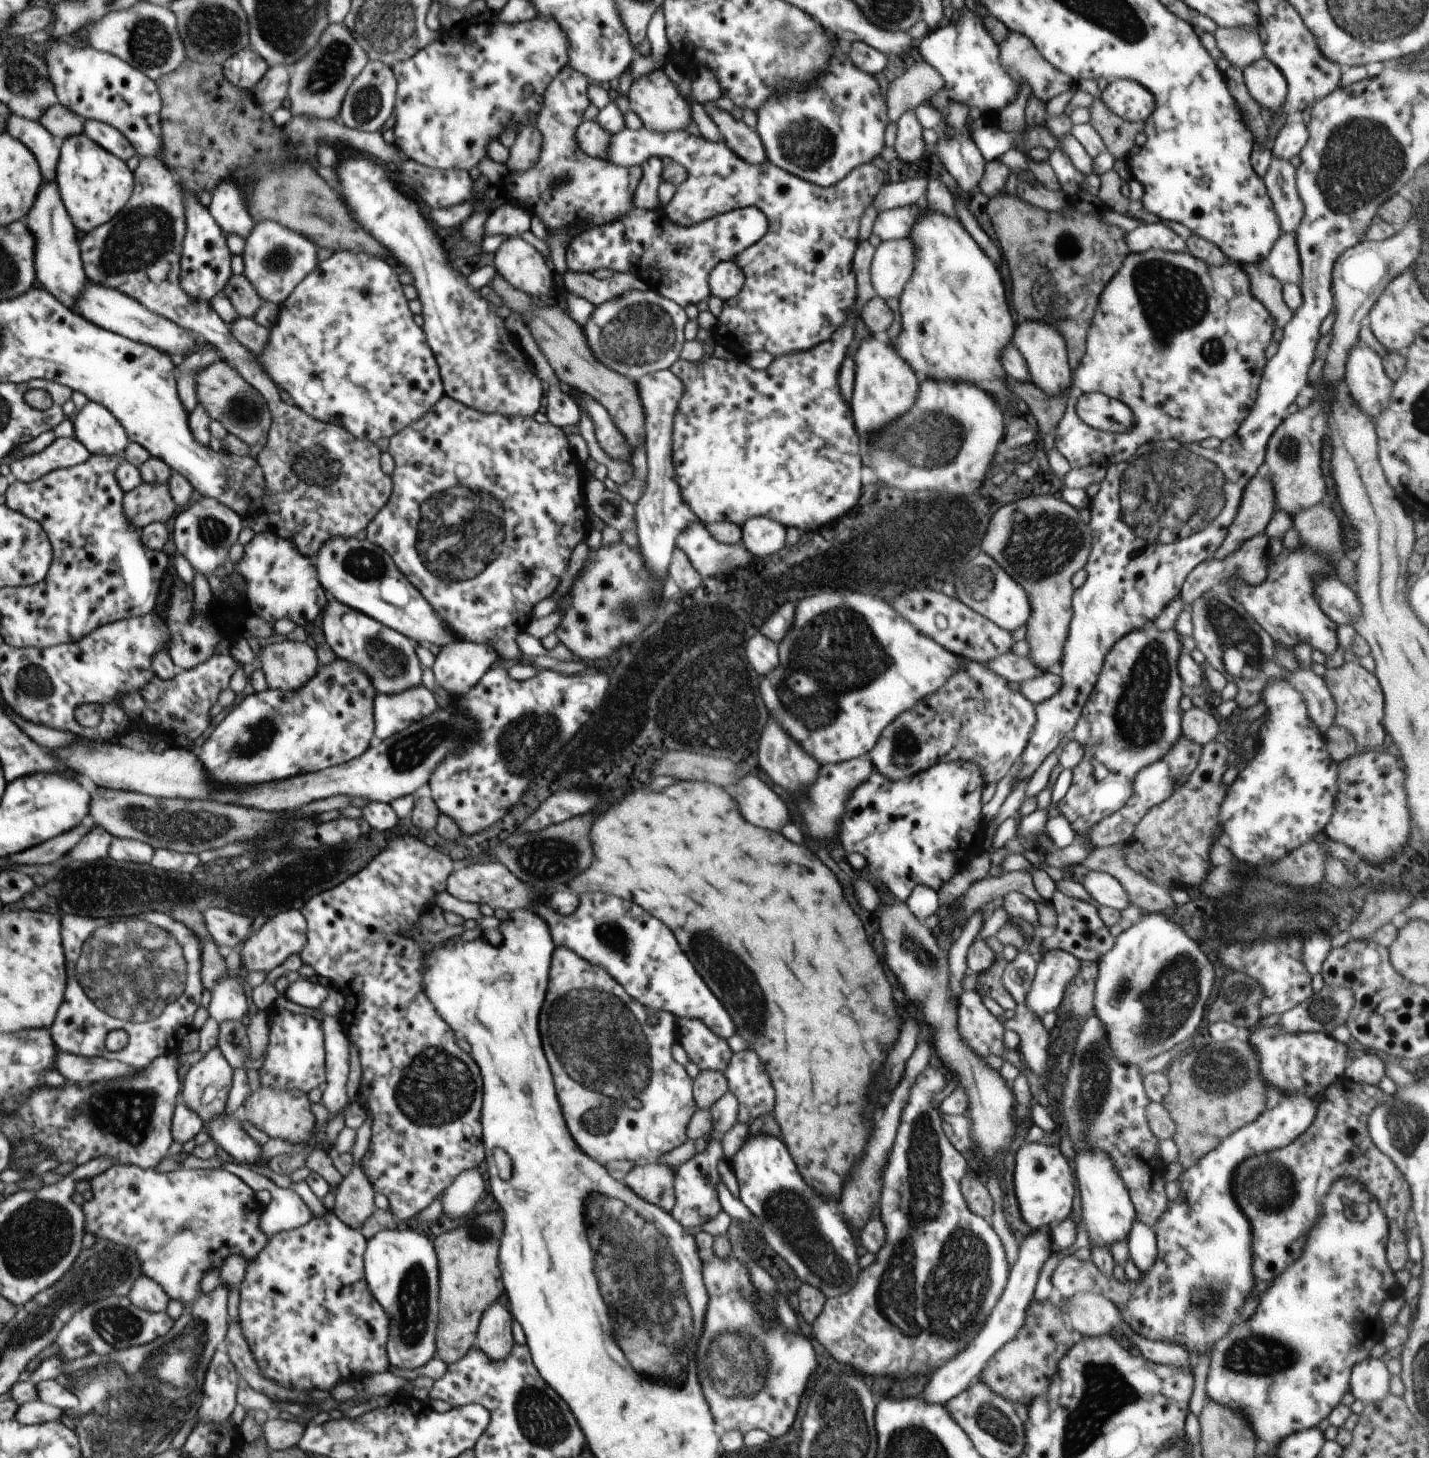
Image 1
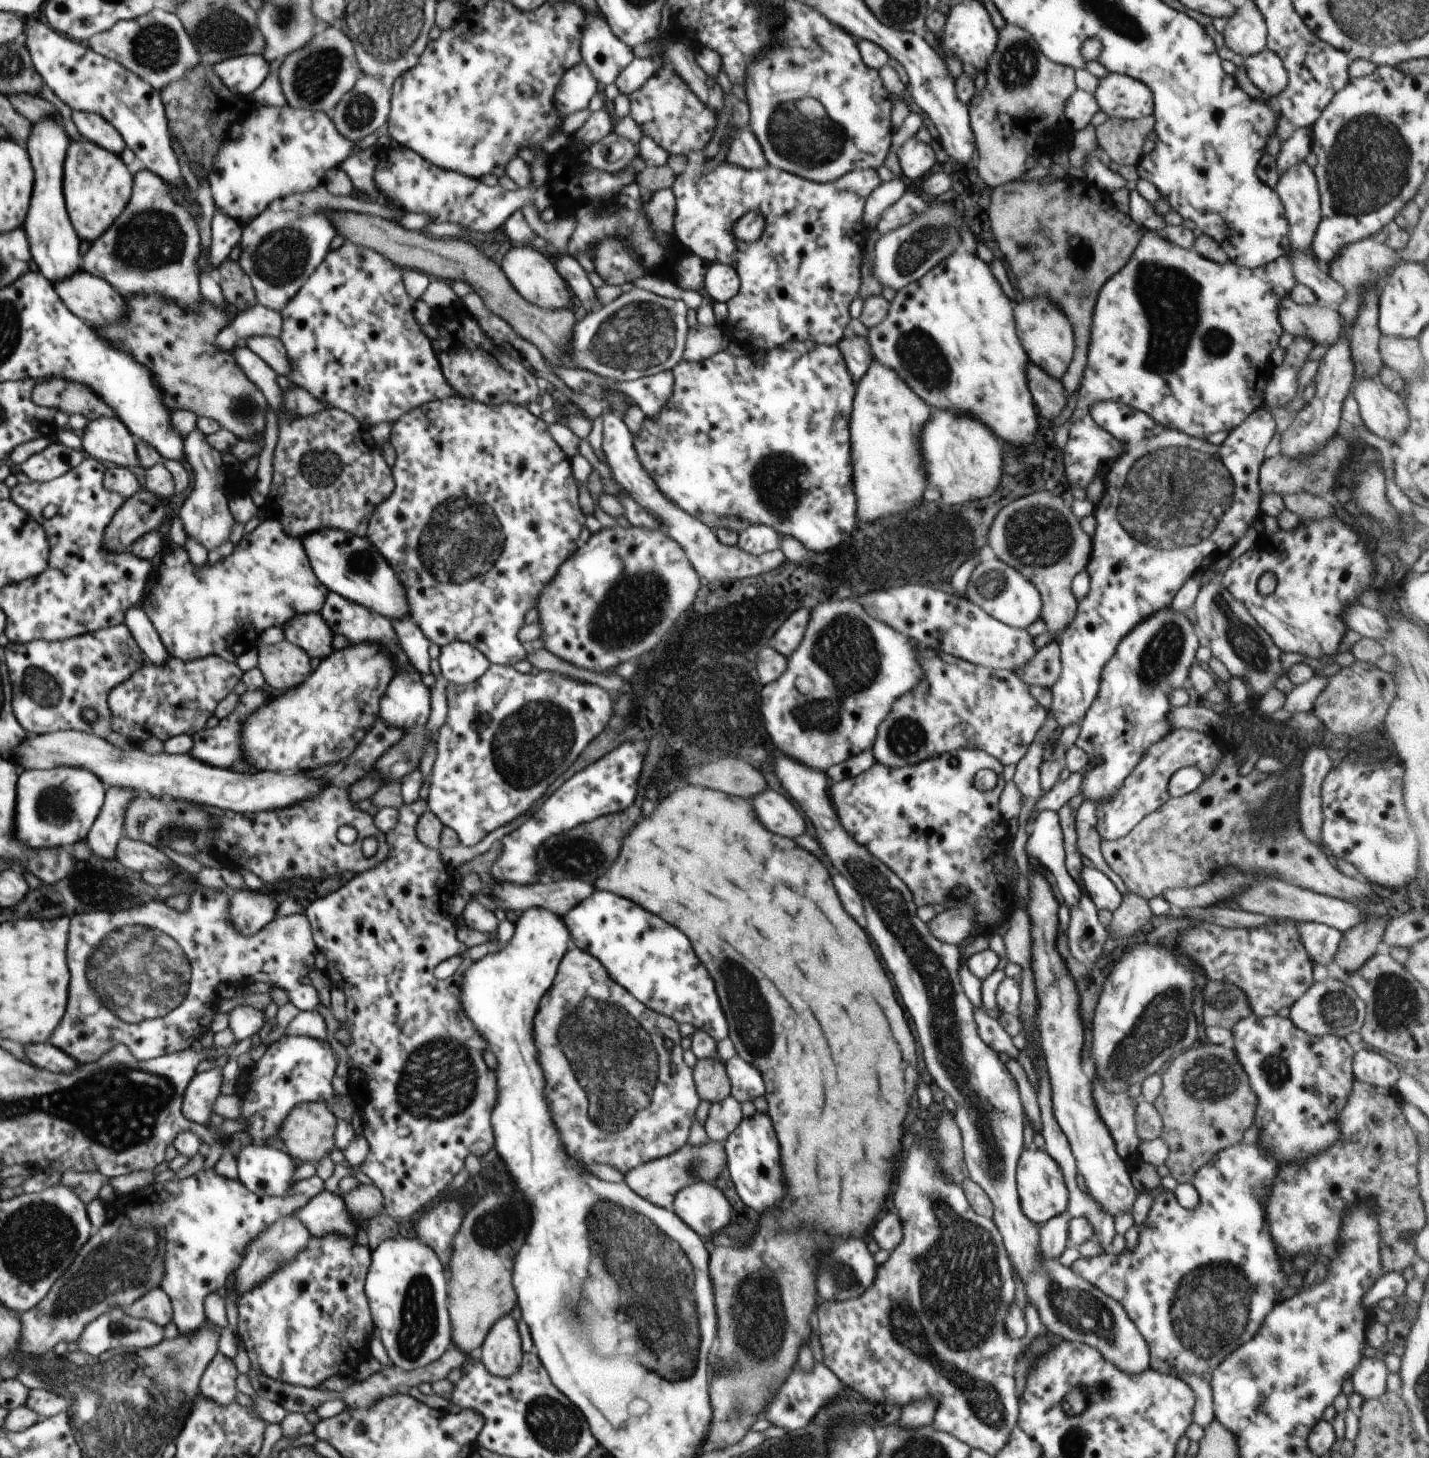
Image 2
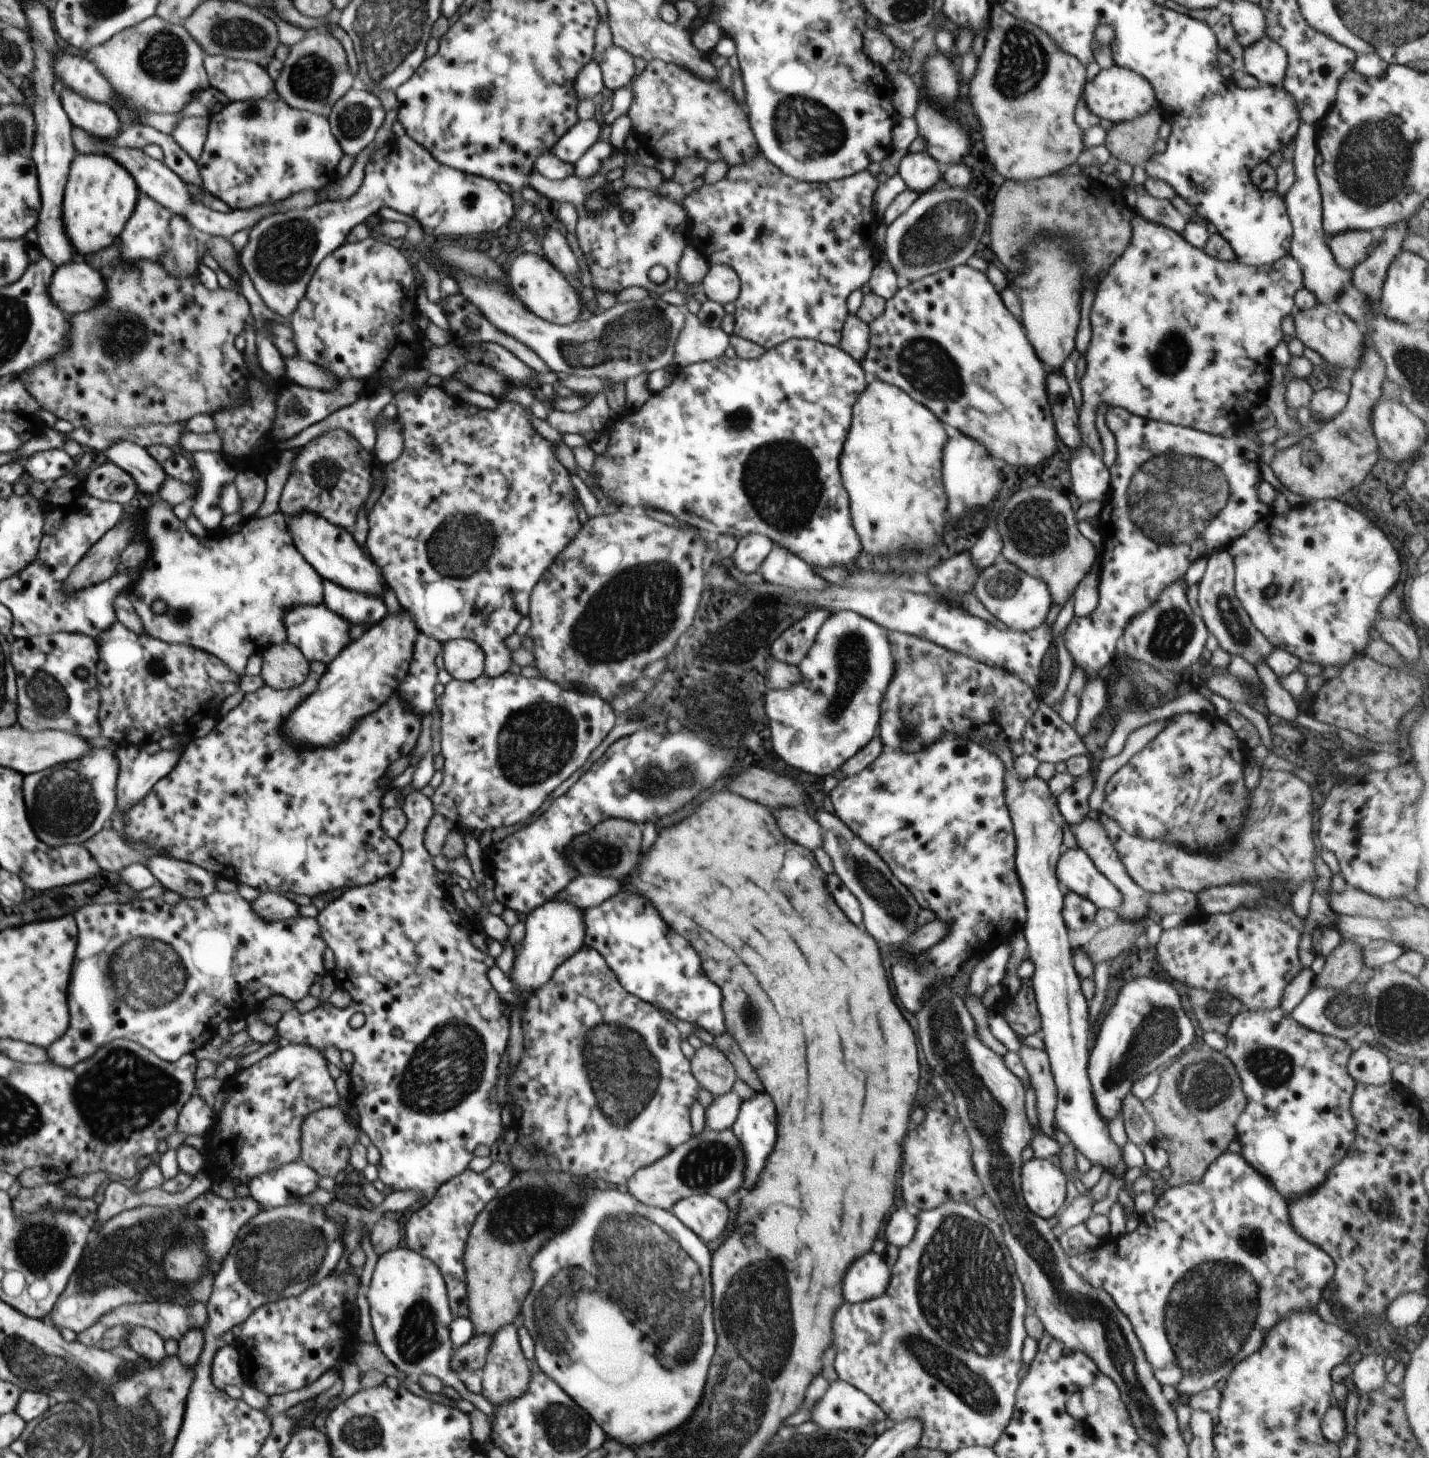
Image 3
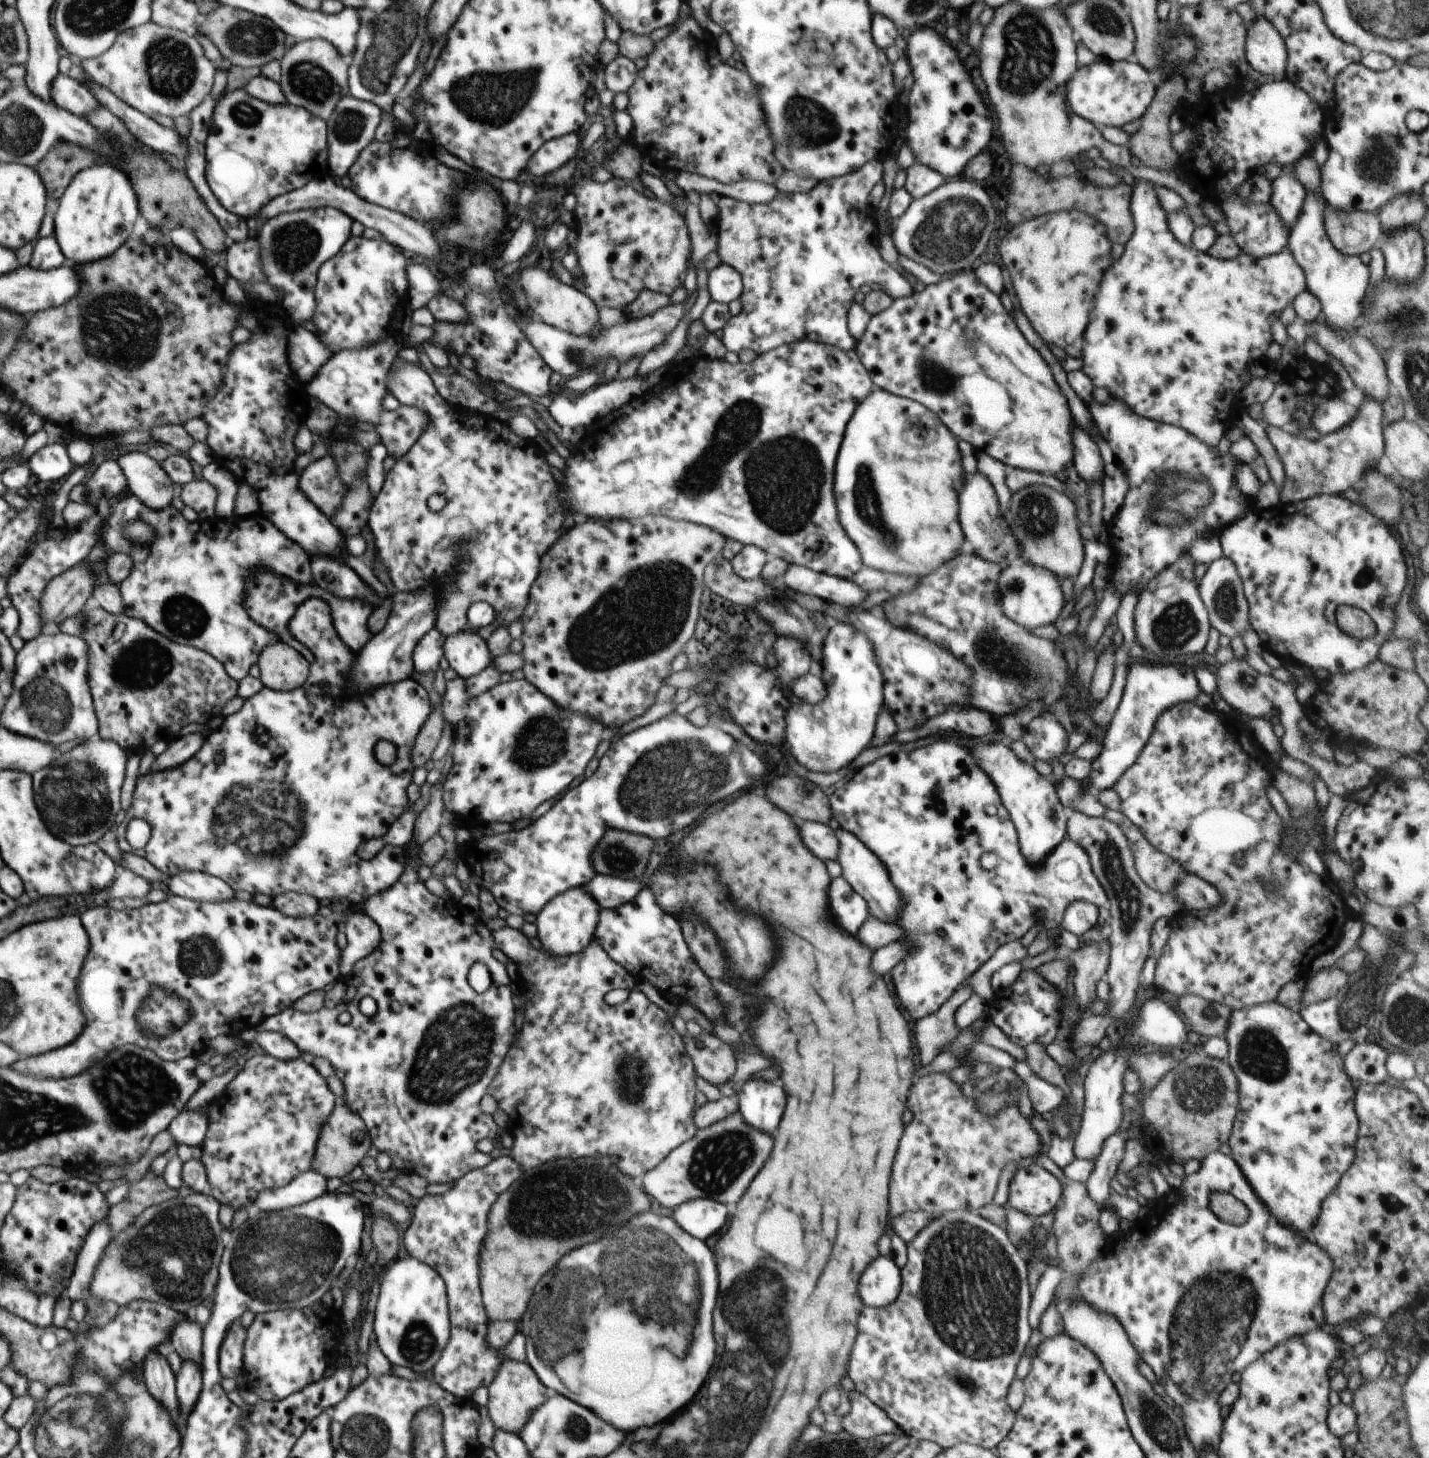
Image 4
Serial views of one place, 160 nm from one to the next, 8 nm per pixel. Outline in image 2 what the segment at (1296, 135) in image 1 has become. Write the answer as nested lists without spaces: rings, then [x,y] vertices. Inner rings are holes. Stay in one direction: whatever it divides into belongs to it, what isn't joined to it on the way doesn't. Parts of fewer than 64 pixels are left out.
[[[1297,128],[1293,136],[1284,144],[1281,144],[1281,149],[1277,156],[1277,169],[1280,175],[1286,173],[1290,167],[1304,161],[1304,158],[1311,152],[1312,143],[1313,136],[1310,129]]]

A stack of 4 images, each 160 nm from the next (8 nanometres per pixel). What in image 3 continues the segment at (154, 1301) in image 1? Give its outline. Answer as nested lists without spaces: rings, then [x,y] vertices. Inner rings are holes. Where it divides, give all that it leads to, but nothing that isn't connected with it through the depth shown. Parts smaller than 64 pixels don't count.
[[[156,1301],[151,1303],[134,1303],[122,1305],[118,1309],[106,1313],[92,1326],[86,1328],[76,1335],[76,1340],[88,1347],[98,1346],[105,1330],[116,1325],[128,1327],[146,1327],[157,1331],[166,1341],[175,1340],[178,1342],[190,1329],[203,1329],[208,1320],[207,1306],[204,1303],[193,1306],[181,1307],[172,1302]]]

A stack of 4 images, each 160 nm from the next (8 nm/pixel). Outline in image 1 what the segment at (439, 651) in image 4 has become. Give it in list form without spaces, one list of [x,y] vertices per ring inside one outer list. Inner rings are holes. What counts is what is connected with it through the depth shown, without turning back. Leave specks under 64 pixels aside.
[[[424,685],[387,695],[378,693],[374,701],[375,738],[383,741],[407,726],[430,716],[439,708],[435,694]]]

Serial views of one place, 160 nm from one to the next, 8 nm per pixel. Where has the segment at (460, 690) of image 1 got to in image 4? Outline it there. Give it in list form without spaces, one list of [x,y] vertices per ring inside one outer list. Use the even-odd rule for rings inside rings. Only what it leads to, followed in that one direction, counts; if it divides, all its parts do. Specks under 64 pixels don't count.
[[[472,628],[446,636],[443,653],[450,669],[464,680],[482,672],[493,659],[485,638]]]

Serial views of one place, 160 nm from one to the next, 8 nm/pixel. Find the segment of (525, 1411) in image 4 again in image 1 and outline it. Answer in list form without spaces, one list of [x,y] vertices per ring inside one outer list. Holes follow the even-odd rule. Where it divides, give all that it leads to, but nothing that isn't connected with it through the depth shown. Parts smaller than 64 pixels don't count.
[[[503,1301],[486,1309],[481,1318],[474,1346],[478,1347],[491,1361],[506,1360],[516,1344],[512,1334],[513,1316]]]

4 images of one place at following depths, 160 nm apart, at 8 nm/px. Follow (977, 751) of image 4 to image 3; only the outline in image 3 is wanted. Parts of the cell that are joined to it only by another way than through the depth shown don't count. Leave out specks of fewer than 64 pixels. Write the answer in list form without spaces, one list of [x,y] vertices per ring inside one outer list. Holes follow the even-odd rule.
[[[1014,768],[1006,769],[1004,784],[1005,801],[1015,834],[1015,871],[1023,884],[1027,906],[1027,919],[1022,933],[1035,966],[1031,980],[1041,1016],[1039,1035],[1046,1046],[1058,1091],[1055,1122],[1092,1165],[1101,1164],[1104,1171],[1111,1168],[1113,1173],[1122,1151],[1110,1139],[1108,1122],[1100,1116],[1092,1094],[1087,1071],[1090,1056],[1088,1038],[1092,1029],[1090,1002],[1084,997],[1080,989],[1081,979],[1074,970],[1068,930],[1062,914],[1066,891],[1056,876],[1057,862],[1064,850],[1062,836],[1065,818],[1049,784],[1037,775],[1023,779]]]

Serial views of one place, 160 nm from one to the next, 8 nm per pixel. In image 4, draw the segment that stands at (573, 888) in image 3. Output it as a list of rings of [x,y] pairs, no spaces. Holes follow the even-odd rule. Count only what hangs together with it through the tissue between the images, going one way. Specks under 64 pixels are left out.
[[[597,874],[585,887],[602,909],[615,909],[632,902],[642,890],[640,879],[623,879]]]

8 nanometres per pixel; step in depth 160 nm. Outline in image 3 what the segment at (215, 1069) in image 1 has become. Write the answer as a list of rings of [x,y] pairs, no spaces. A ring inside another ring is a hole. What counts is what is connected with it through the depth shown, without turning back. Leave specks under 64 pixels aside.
[[[194,1095],[182,1109],[180,1116],[177,1118],[176,1132],[182,1132],[187,1136],[204,1137],[204,1132],[212,1124],[212,1110],[206,1106],[206,1102],[198,1095]]]

